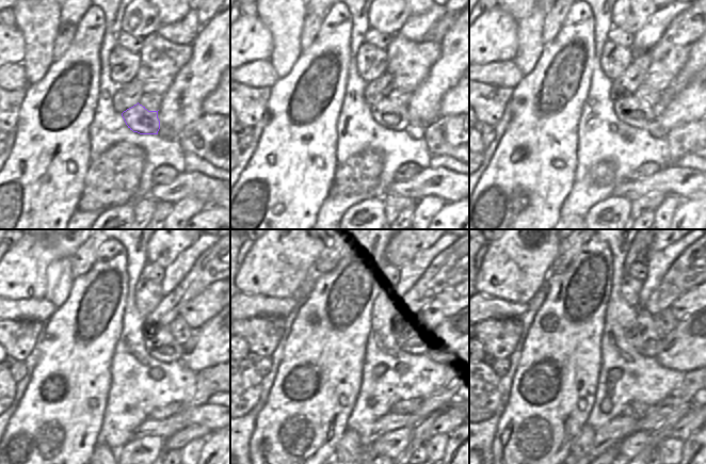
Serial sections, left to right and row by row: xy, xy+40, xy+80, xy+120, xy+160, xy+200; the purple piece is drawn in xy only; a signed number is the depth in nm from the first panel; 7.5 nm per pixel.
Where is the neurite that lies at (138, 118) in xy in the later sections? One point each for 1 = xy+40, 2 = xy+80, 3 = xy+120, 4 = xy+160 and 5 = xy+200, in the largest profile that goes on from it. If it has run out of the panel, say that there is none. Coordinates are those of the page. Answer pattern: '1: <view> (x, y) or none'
1: xy+40 (385, 113)
2: xy+80 (635, 112)
3: xy+120 (160, 345)
4: xy+160 (405, 342)
5: xy+200 (646, 340)

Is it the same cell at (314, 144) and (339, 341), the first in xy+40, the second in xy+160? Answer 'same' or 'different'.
same

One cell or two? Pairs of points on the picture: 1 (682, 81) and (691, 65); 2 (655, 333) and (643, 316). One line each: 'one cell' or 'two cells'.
1: one cell
2: one cell

